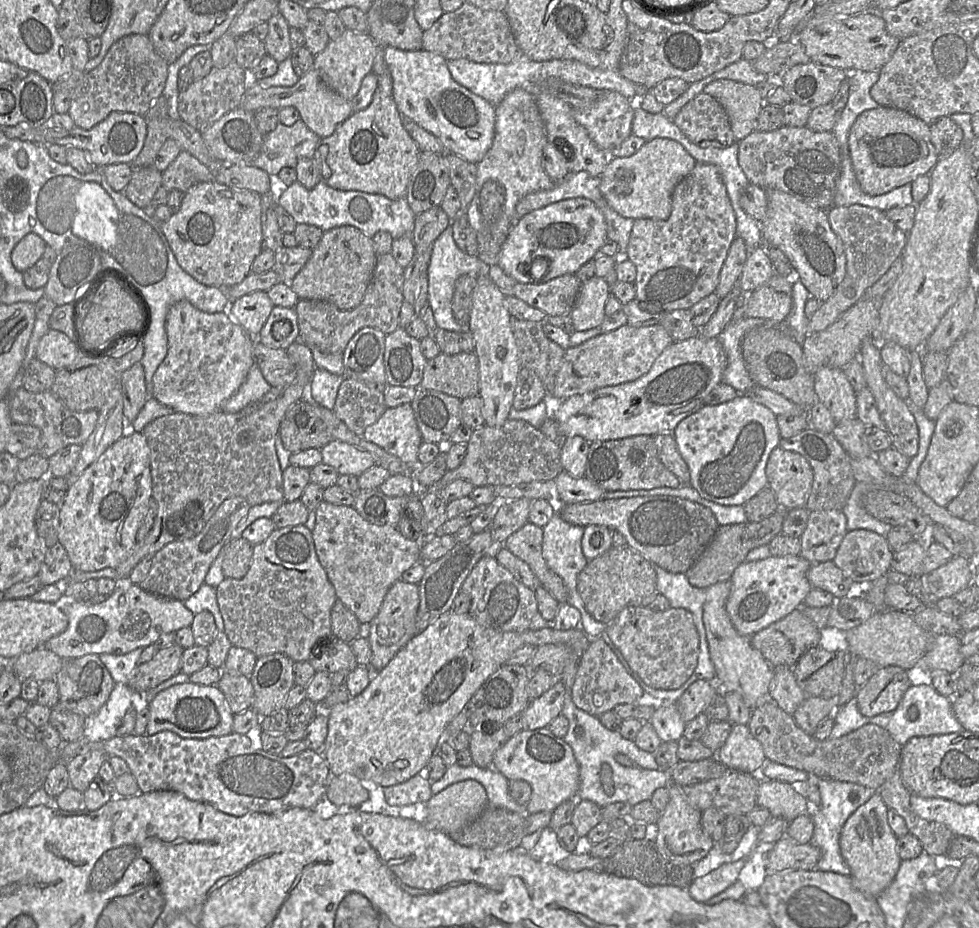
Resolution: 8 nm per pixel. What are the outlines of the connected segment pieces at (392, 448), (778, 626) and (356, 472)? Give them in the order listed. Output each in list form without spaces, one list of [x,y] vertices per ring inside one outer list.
[[[410,404],[387,408],[374,424],[365,429],[363,436],[408,467],[419,466],[418,451],[424,440]]]
[[[795,609],[782,619],[773,622],[750,636],[751,644],[758,649],[773,668],[793,667],[811,647],[820,643],[820,629],[800,609]]]
[[[333,439],[321,448],[322,463],[333,467],[339,474],[358,477],[376,464],[372,455],[349,443]]]

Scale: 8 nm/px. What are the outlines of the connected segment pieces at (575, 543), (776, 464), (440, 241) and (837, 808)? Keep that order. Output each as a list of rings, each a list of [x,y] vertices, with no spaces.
[[[558,511],[543,527],[543,557],[549,568],[559,575],[566,585],[567,603],[578,611],[582,611],[584,602],[577,589],[577,577],[588,563],[581,546],[584,528],[566,522]]]
[[[779,446],[772,450],[766,464],[768,486],[780,508],[806,508],[813,483],[813,471],[800,454]]]
[[[452,222],[436,239],[430,256],[429,271],[429,301],[439,328],[455,331],[469,332],[469,327],[461,326],[453,316],[452,299],[456,280],[463,275],[488,275],[490,266],[477,256],[464,253],[457,246],[453,237]]]
[[[820,778],[817,787],[821,795],[821,805],[818,809],[809,809],[809,814],[814,822],[814,832],[810,843],[821,851],[821,857],[814,870],[832,871],[850,876],[850,869],[840,851],[839,839],[841,830],[850,815],[868,801],[876,791],[859,784],[830,778]]]

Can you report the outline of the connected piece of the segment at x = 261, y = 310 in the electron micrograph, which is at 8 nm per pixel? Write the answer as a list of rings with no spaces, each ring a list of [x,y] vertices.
[[[258,290],[230,300],[227,310],[246,331],[257,336],[273,307],[267,292]]]

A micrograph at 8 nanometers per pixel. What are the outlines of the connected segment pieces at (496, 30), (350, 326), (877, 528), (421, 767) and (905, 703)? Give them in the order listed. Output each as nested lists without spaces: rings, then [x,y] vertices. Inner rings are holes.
[[[464,2],[452,12],[445,12],[422,37],[422,49],[447,61],[467,59],[476,63],[507,64],[518,55],[518,46],[504,12],[483,10]]]
[[[391,253],[378,254],[372,279],[361,303],[351,310],[341,310],[336,305],[317,299],[299,299],[295,305],[299,324],[299,340],[314,345],[324,354],[343,354],[347,344],[362,328],[381,330],[385,335],[399,326],[404,284],[404,268]]]
[[[856,482],[842,511],[847,519],[848,531],[866,529],[885,537],[892,526],[874,518],[865,510],[862,504],[863,496],[873,488],[875,487],[868,483]]]
[[[448,611],[442,614],[433,623],[431,623],[423,632],[417,634],[411,640],[409,640],[406,645],[395,654],[395,656],[383,669],[378,672],[374,672],[368,686],[359,695],[355,697],[350,697],[348,701],[336,704],[331,708],[328,716],[327,737],[321,751],[318,752],[321,752],[323,754],[330,769],[331,775],[349,773],[360,779],[362,782],[375,783],[382,786],[383,788],[405,782],[416,774],[425,774],[426,765],[430,757],[435,754],[435,747],[446,726],[456,715],[458,715],[466,707],[467,703],[475,694],[475,692],[479,689],[479,687],[495,671],[497,671],[501,666],[505,665],[510,656],[517,649],[525,645],[532,645],[534,647],[538,647],[540,645],[545,644],[564,644],[569,646],[572,649],[571,660],[569,660],[562,674],[559,678],[557,678],[557,680],[561,680],[564,686],[566,687],[567,691],[570,692],[575,681],[575,676],[577,673],[580,658],[589,646],[591,640],[592,639],[587,636],[580,627],[570,630],[558,630],[553,628],[552,625],[550,625],[540,630],[532,630],[528,628],[524,631],[501,632],[481,626],[468,613],[456,614],[453,611]]]
[[[931,685],[912,686],[904,693],[898,707],[870,718],[870,723],[887,730],[901,746],[913,737],[944,735],[963,731],[952,709],[952,698],[937,693]]]

